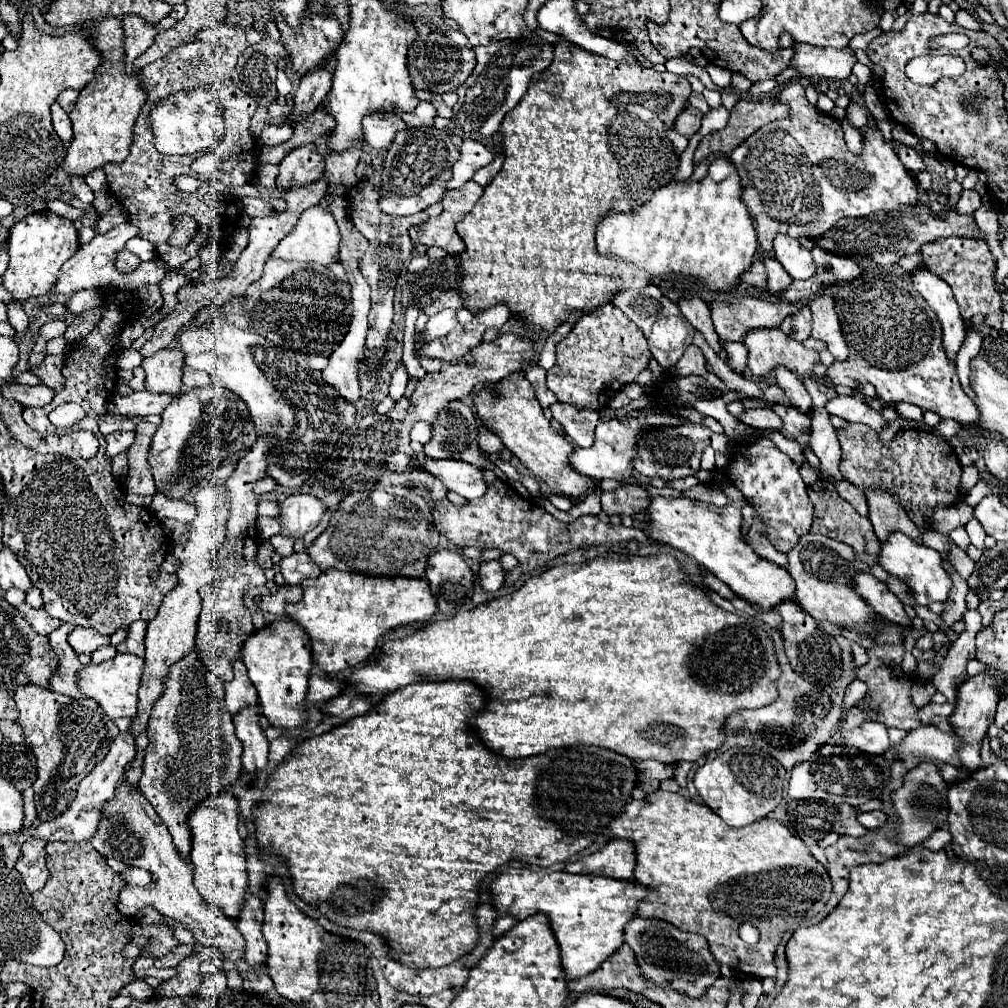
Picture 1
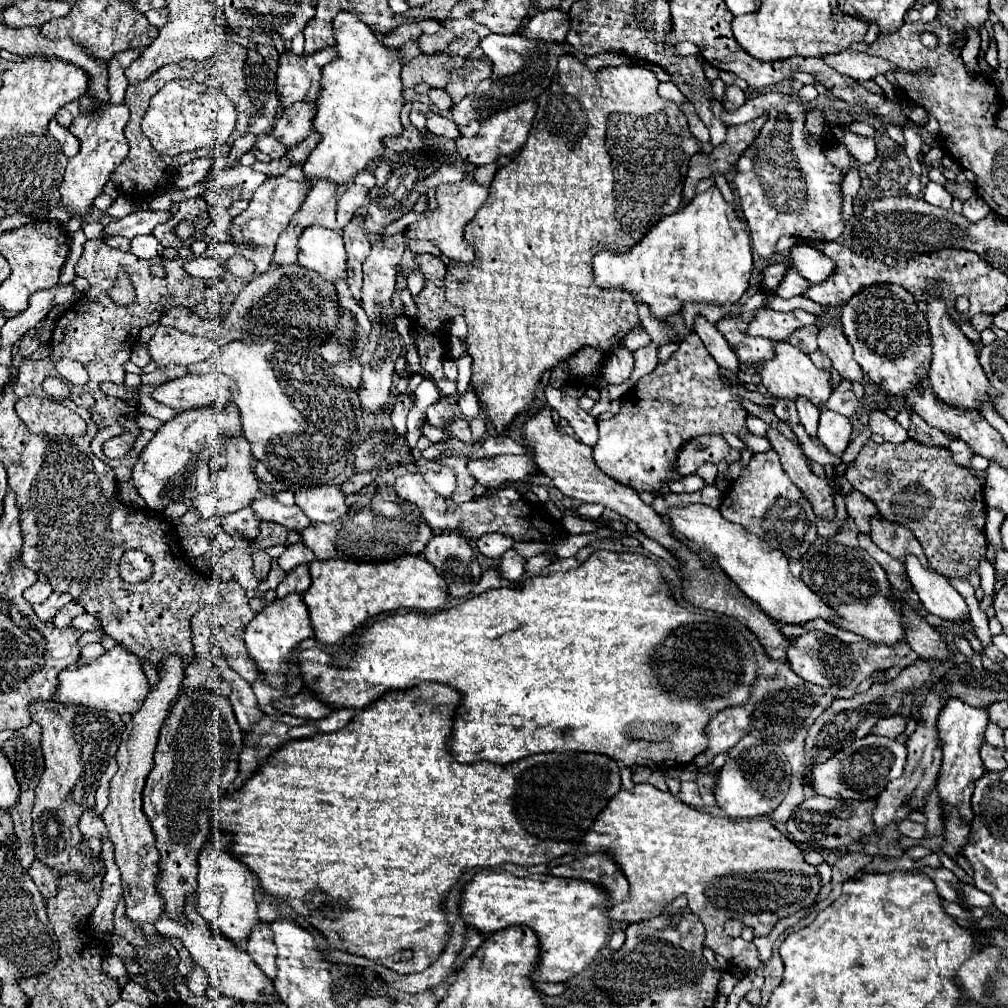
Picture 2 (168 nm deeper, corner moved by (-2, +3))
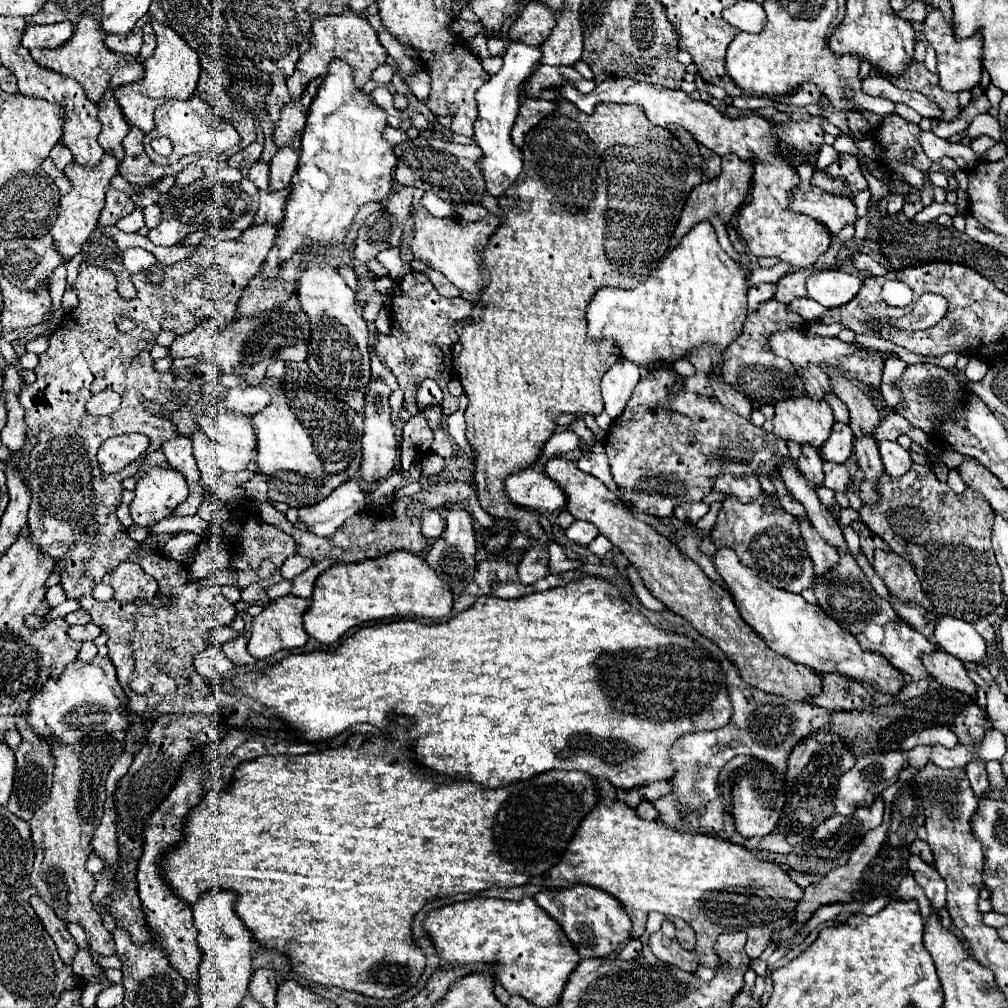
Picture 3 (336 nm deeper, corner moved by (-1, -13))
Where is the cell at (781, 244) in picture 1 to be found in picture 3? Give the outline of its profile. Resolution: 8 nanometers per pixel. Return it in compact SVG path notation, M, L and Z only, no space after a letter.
M839 268L817 270L807 278L807 296L823 304L825 308L835 308L847 304L859 292L861 280Z

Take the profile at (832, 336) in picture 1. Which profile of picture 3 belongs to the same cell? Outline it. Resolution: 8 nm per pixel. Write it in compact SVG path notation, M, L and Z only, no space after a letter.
M837 368L829 370L829 382L831 382L831 390L849 408L849 414L851 414L849 426L853 428L855 436L873 434L875 428L879 426L881 416L879 416L879 410L873 406L873 402L865 396L865 392Z

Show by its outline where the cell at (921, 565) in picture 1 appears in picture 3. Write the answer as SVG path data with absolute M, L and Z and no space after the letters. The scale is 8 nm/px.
M935 616L933 636L945 652L961 662L987 662L987 642L973 628L973 624L957 620L953 616Z

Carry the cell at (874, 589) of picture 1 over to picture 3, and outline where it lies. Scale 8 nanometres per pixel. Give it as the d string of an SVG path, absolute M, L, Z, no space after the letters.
M937 650L937 652L923 656L923 666L929 672L929 676L935 678L941 686L947 686L947 688L953 688L953 690L963 690L971 696L977 694L977 686L967 676L963 662L957 660L955 656Z

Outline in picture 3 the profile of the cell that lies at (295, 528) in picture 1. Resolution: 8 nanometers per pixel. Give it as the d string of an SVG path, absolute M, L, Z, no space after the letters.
M349 480L335 488L325 500L313 506L297 508L299 520L307 524L317 536L331 536L335 534L349 516L361 512L365 508L365 494L361 492L355 480Z

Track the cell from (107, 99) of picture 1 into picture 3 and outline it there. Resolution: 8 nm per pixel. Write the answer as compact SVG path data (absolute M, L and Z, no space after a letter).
M111 150L105 152L101 162L95 166L81 166L77 162L67 164L65 174L67 174L67 178L71 178L73 188L71 188L71 192L61 196L61 210L59 210L59 216L51 228L51 236L55 238L55 244L65 258L71 258L77 252L81 252L83 244L87 242L87 238L95 230L99 214L105 204L105 192L111 186L111 178L117 174L117 166L119 166L119 160L115 158L115 154L111 154Z

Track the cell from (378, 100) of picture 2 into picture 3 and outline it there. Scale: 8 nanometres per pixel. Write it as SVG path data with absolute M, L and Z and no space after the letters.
M335 58L311 102L301 138L299 168L285 204L285 218L265 262L267 278L275 276L277 266L289 260L301 246L315 250L323 244L343 240L353 224L357 208L365 202L381 202L391 192L391 174L397 166L397 156L393 144L383 138L387 112L373 102L371 94L357 90L353 74L353 68L345 60Z

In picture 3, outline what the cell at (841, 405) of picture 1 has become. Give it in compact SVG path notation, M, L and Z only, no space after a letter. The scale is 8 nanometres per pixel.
M881 440L879 442L879 454L881 454L883 466L889 472L889 476L901 476L911 468L909 452L903 450L897 442Z

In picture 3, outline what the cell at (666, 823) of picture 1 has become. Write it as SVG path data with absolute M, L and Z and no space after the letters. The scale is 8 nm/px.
M601 798L599 808L595 808L595 812L587 816L587 820L583 820L579 832L575 834L575 840L571 840L567 852L563 854L563 860L547 872L547 878L551 880L547 884L549 888L567 888L567 884L579 882L613 894L623 904L633 922L631 938L639 938L645 932L645 920L649 912L661 912L667 918L683 918L697 934L695 952L701 956L701 962L707 968L721 968L721 960L715 952L715 942L723 932L745 932L745 952L749 954L749 958L759 958L767 948L771 934L789 928L795 922L795 906L803 898L803 888L797 886L779 864L757 858L753 850L717 836L673 830L661 820L645 820L637 814L635 808L627 806L621 800L609 798Z

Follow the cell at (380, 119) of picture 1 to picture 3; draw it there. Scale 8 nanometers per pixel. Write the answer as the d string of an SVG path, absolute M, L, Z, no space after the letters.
M423 138L423 150L419 150L419 142L399 144L397 158L399 158L399 164L395 168L395 180L399 184L415 186L415 188L421 188L425 192L433 190L433 194L437 194L445 202L451 202L451 204L473 202L473 204L477 204L485 192L483 174L481 174L481 168L477 166L477 162L465 160L465 158L455 158L447 152L433 150L425 138Z

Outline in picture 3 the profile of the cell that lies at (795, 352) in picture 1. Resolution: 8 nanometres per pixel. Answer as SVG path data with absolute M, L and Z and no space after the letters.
M797 396L779 400L775 404L773 434L783 440L795 440L799 444L811 444L815 448L821 448L833 424L833 410L825 400Z

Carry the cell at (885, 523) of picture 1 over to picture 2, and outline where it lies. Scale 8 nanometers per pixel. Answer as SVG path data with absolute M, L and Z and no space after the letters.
M880 516L872 518L870 524L872 524L870 538L878 548L882 548L884 552L888 552L892 558L896 558L900 562L904 562L908 554L914 554L914 556L918 556L918 560L924 566L928 566L928 560L922 552L920 542L912 536L912 532L908 532L908 528L898 526L898 524L890 524Z

